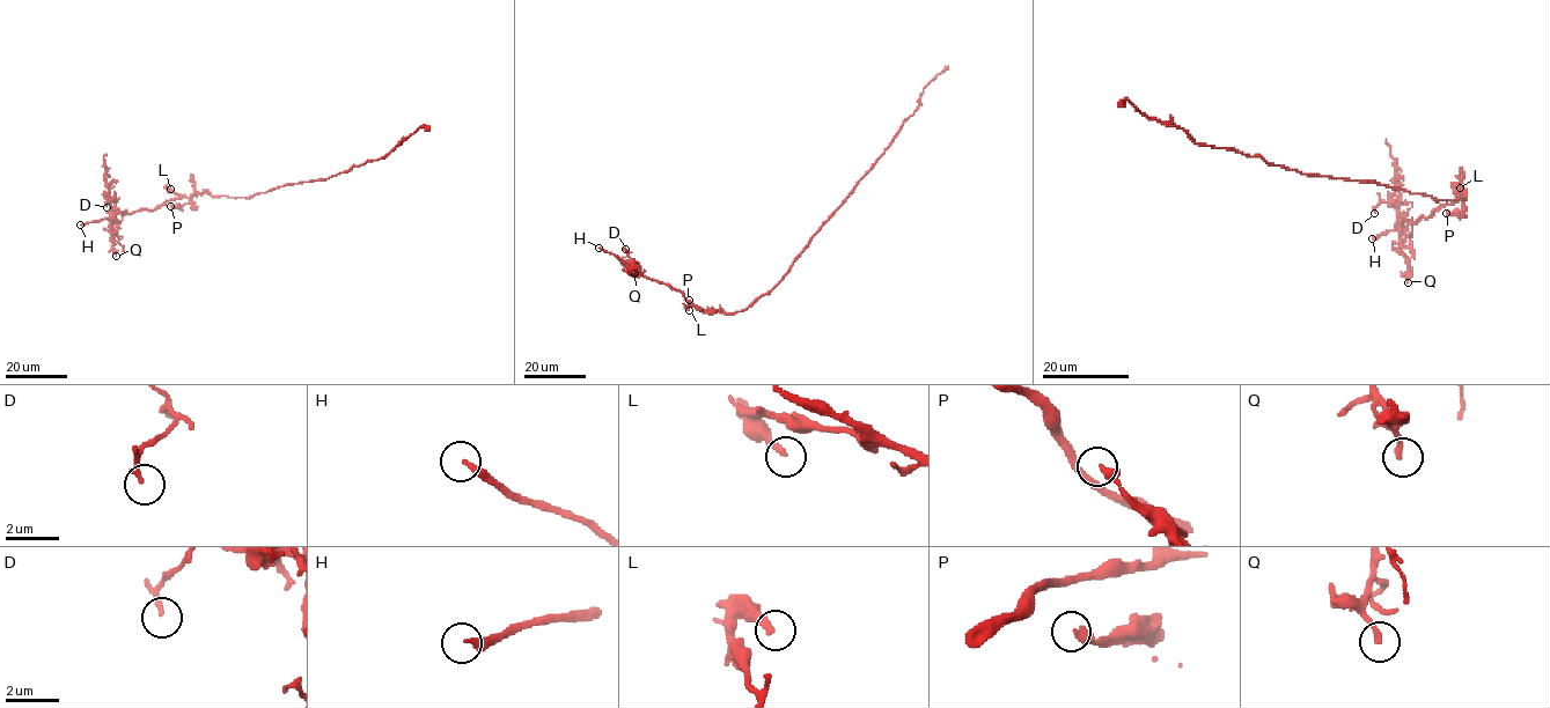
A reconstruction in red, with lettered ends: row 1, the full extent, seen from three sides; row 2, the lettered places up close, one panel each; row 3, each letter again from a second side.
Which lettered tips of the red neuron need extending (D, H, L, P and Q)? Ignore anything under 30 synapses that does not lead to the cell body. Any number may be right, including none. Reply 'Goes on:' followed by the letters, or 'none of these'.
Goes on: H

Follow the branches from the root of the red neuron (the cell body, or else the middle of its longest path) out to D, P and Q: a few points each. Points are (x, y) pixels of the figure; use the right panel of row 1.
D: (1394, 187), (1438, 200), (1457, 200), (1466, 194), (1415, 222), (1402, 219), (1395, 203), (1381, 201), (1374, 213)
P: (1394, 187), (1438, 200), (1457, 200), (1466, 194), (1460, 213), (1446, 213)
Q: (1394, 187), (1438, 200), (1457, 200), (1466, 194), (1430, 216), (1402, 225), (1400, 249), (1408, 282)

